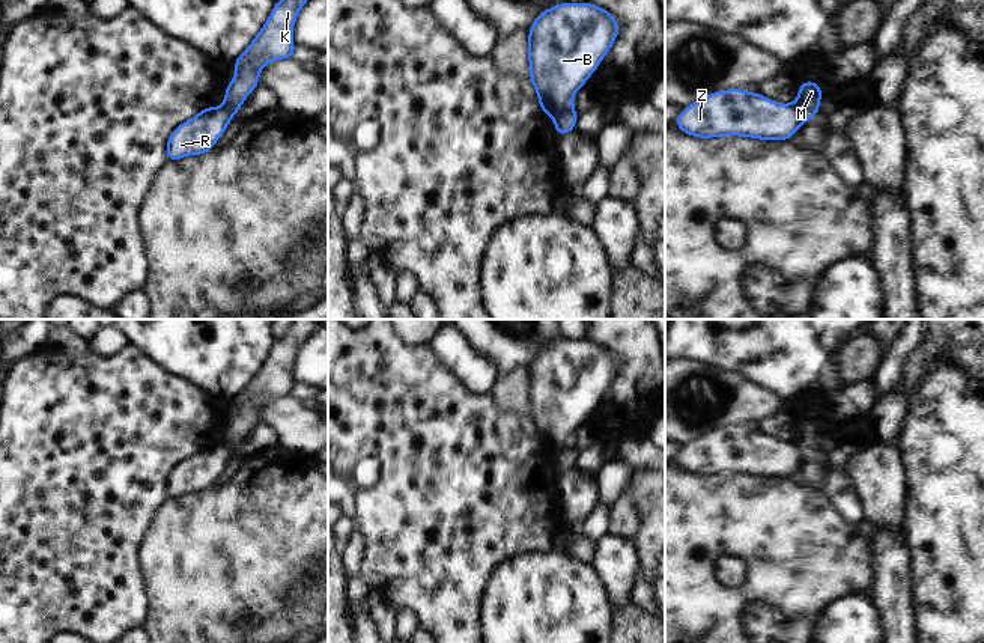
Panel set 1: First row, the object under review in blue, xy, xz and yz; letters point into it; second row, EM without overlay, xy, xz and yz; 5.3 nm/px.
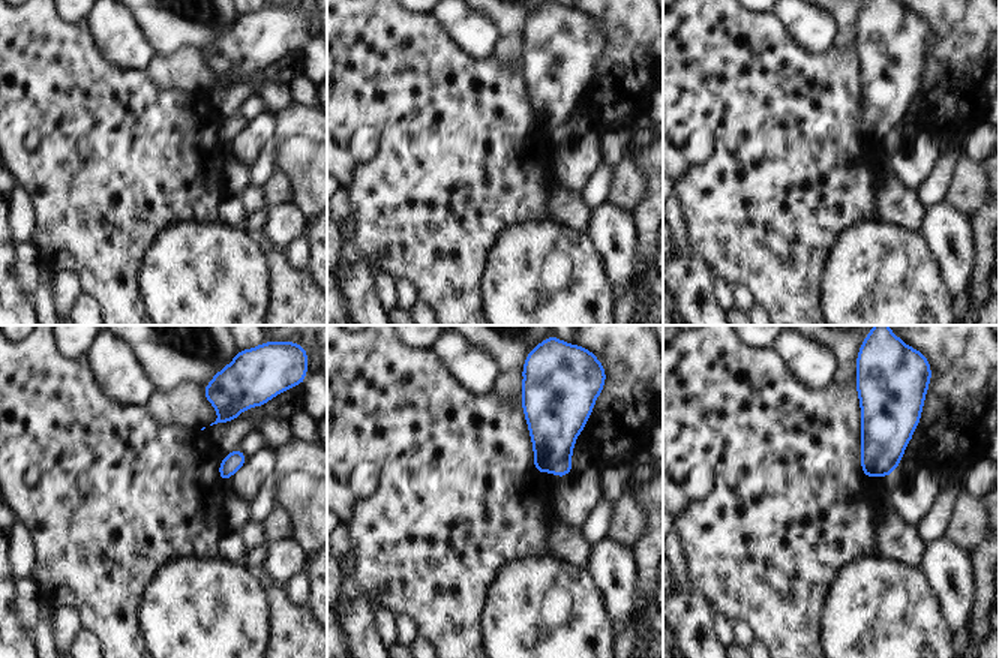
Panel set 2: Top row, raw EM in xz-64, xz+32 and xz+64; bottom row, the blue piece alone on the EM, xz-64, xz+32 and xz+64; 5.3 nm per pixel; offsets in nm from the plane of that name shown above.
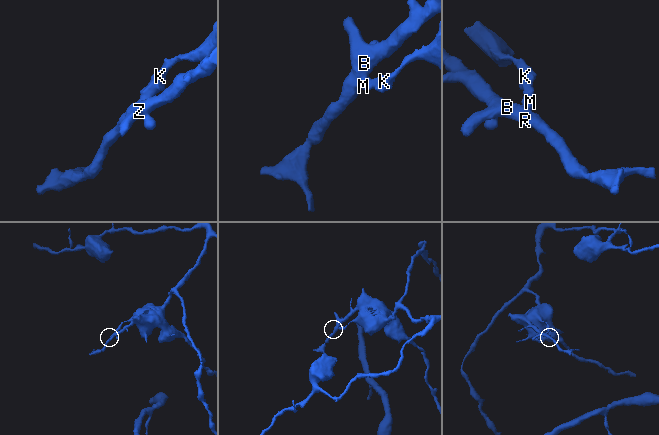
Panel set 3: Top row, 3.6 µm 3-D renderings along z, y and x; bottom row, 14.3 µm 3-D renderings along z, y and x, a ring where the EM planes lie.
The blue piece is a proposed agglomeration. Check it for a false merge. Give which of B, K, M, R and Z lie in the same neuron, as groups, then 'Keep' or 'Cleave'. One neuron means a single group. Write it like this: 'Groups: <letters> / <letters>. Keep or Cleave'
Groups: B R Z / K M. Cleave.

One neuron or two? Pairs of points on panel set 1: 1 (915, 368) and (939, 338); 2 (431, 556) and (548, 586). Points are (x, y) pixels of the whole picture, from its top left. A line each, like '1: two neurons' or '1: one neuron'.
1: one neuron
2: two neurons

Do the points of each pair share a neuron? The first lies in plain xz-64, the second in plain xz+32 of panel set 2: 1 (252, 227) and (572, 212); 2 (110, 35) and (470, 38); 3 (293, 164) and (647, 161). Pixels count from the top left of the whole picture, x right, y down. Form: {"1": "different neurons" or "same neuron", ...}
{"1": "same neuron", "2": "same neuron", "3": "same neuron"}

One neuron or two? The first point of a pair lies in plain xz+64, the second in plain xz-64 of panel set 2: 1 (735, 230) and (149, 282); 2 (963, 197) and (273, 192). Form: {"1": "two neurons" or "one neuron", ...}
{"1": "two neurons", "2": "one neuron"}

